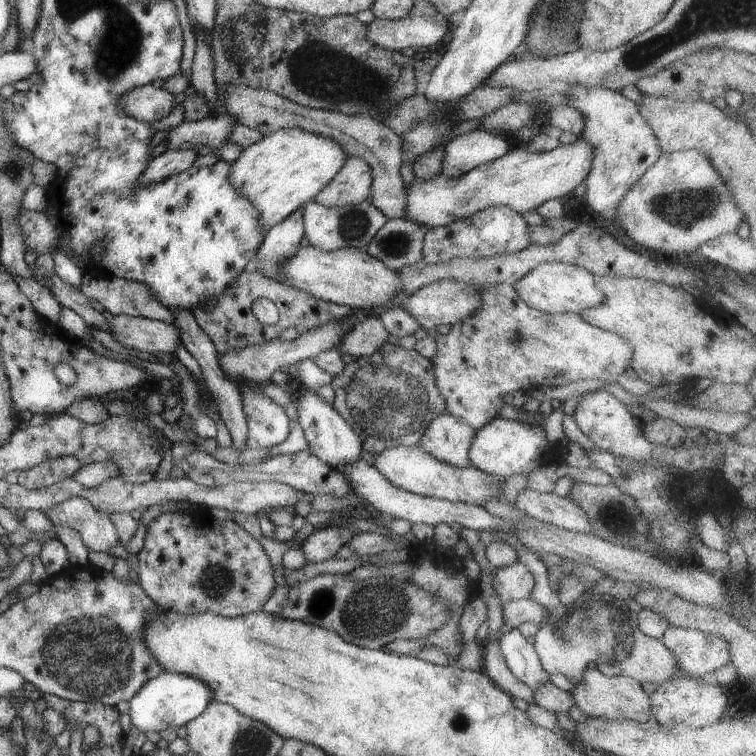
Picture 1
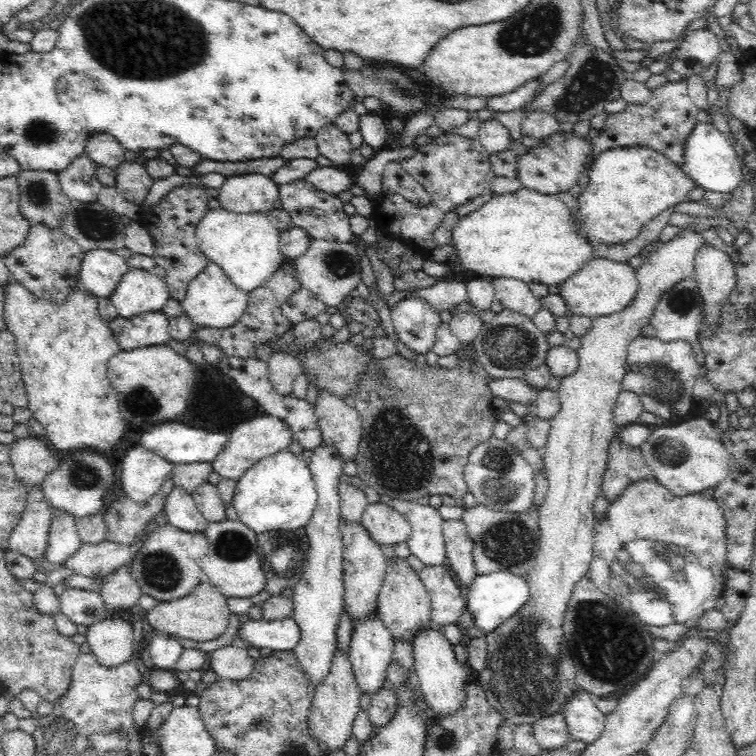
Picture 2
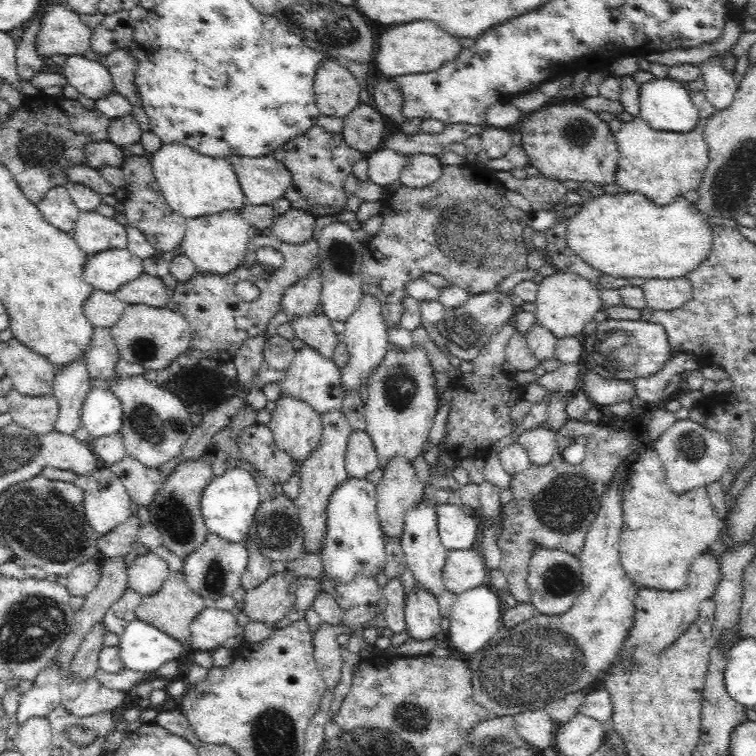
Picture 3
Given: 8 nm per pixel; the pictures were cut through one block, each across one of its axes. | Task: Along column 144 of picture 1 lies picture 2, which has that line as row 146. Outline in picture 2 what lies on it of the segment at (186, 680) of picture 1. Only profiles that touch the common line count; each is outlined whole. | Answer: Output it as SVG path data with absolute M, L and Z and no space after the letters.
M696 123L685 140L682 169L697 186L722 194L732 192L743 181L741 165L740 151L714 127L713 123Z

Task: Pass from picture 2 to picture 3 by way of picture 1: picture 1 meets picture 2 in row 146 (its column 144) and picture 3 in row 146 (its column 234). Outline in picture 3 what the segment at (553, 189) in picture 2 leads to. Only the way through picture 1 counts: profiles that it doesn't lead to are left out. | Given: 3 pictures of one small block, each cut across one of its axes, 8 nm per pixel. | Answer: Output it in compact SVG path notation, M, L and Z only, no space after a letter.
M578 103L551 105L547 108L537 107L536 110L525 114L521 122L519 132L522 135L522 148L529 157L530 166L538 168L544 177L558 182L562 180L574 180L574 182L588 180L596 186L615 184L614 176L619 164L619 151L609 123L600 119L597 113L582 108Z

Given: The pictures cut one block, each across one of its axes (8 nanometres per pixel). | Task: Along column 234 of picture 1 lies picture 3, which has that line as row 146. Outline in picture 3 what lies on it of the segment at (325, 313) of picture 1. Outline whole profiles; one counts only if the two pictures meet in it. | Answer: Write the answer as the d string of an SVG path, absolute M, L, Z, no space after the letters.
M315 124L304 134L287 140L271 156L292 173L292 184L283 197L289 200L292 209L302 210L316 218L337 215L345 210L348 194L344 190L344 181L352 173L352 166L366 157L350 148L341 133L326 131Z

